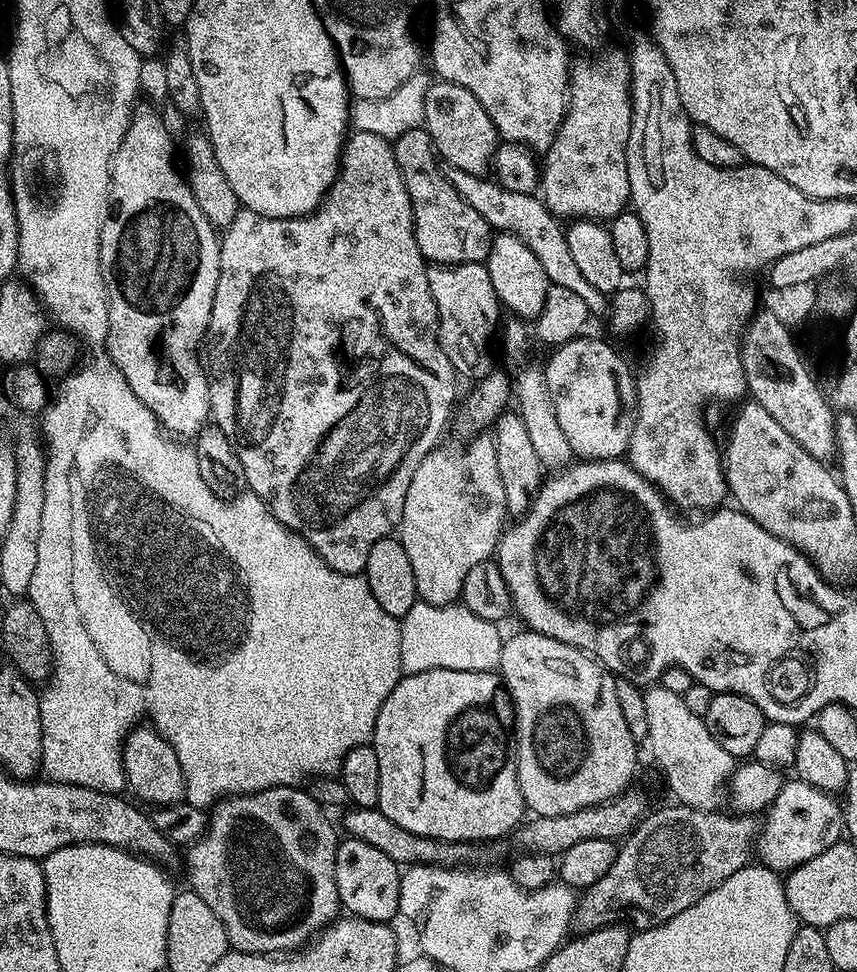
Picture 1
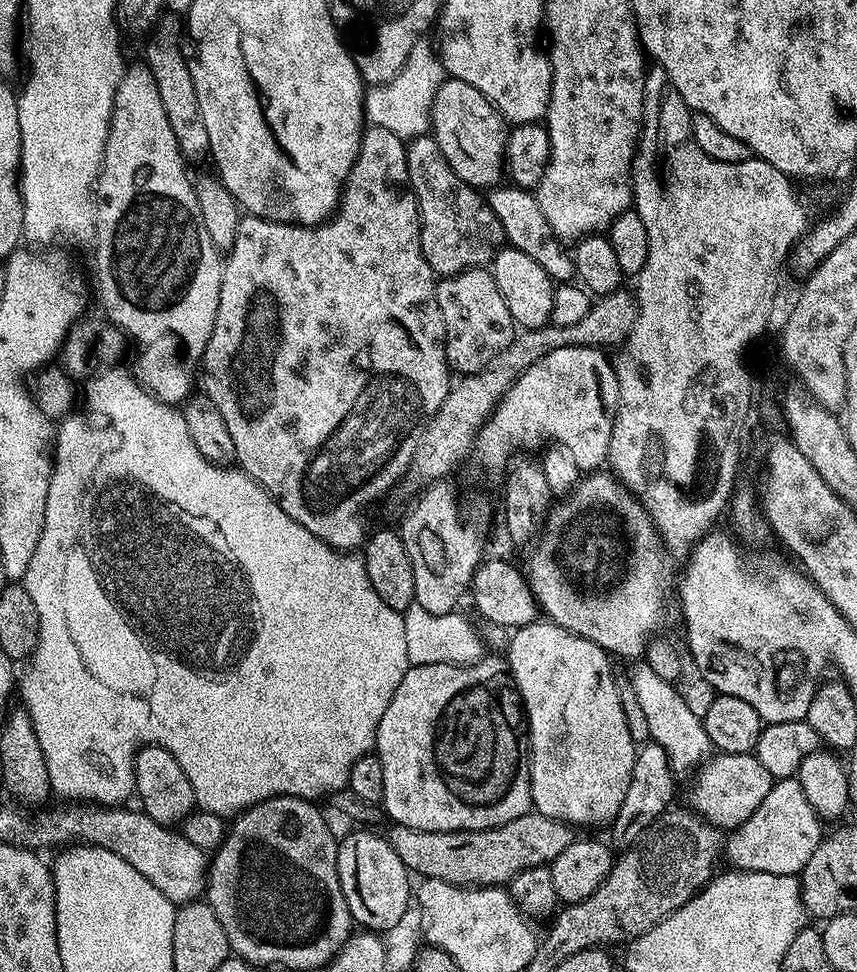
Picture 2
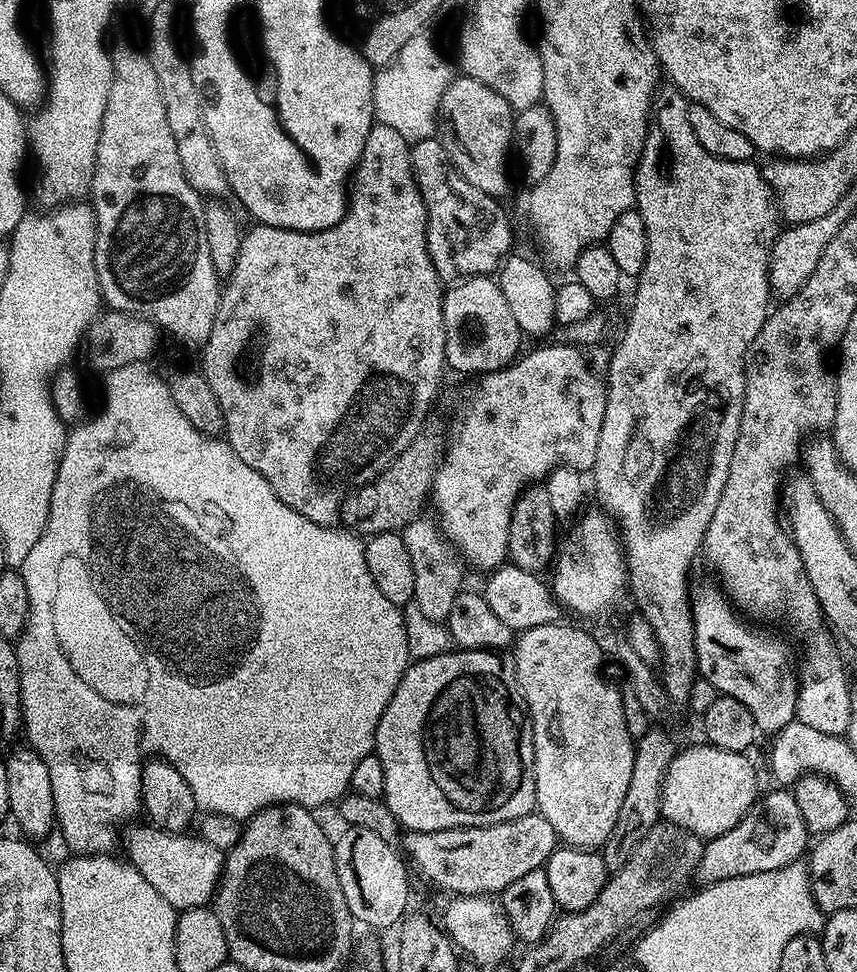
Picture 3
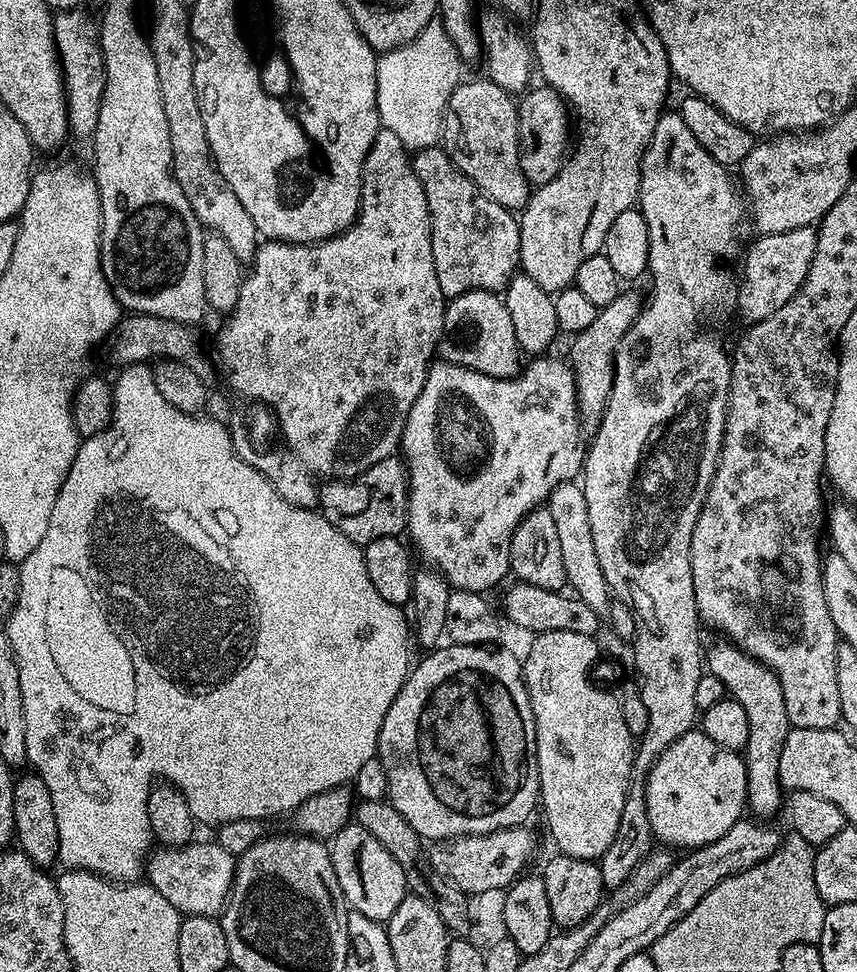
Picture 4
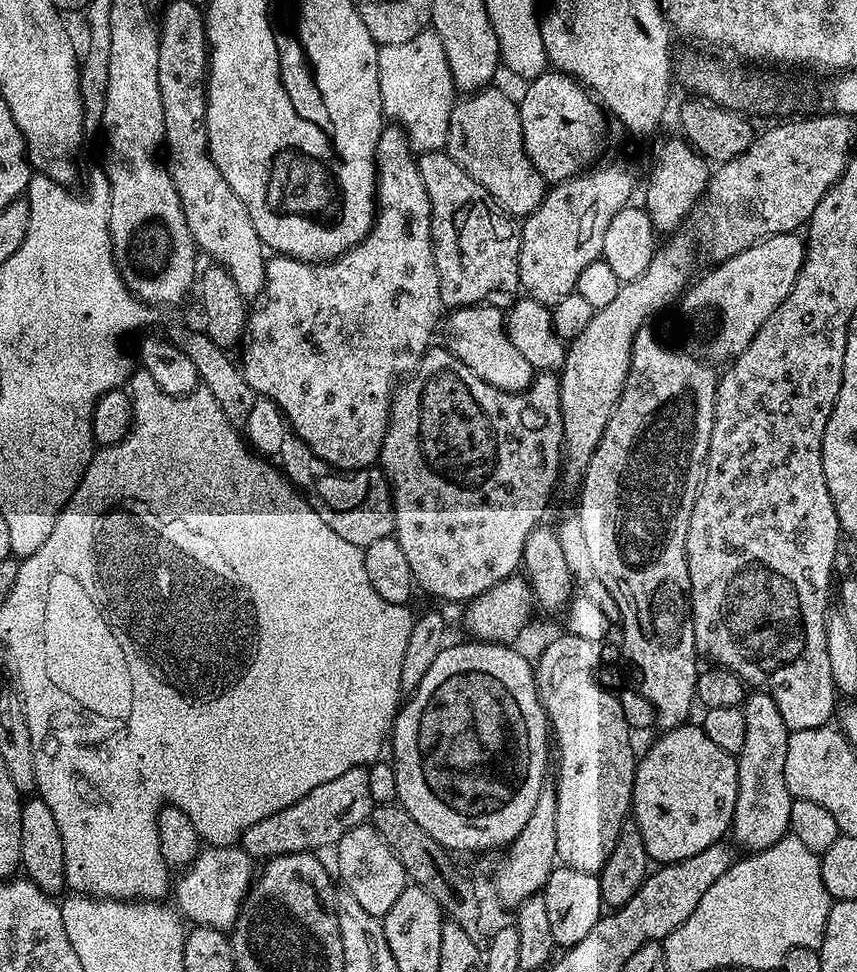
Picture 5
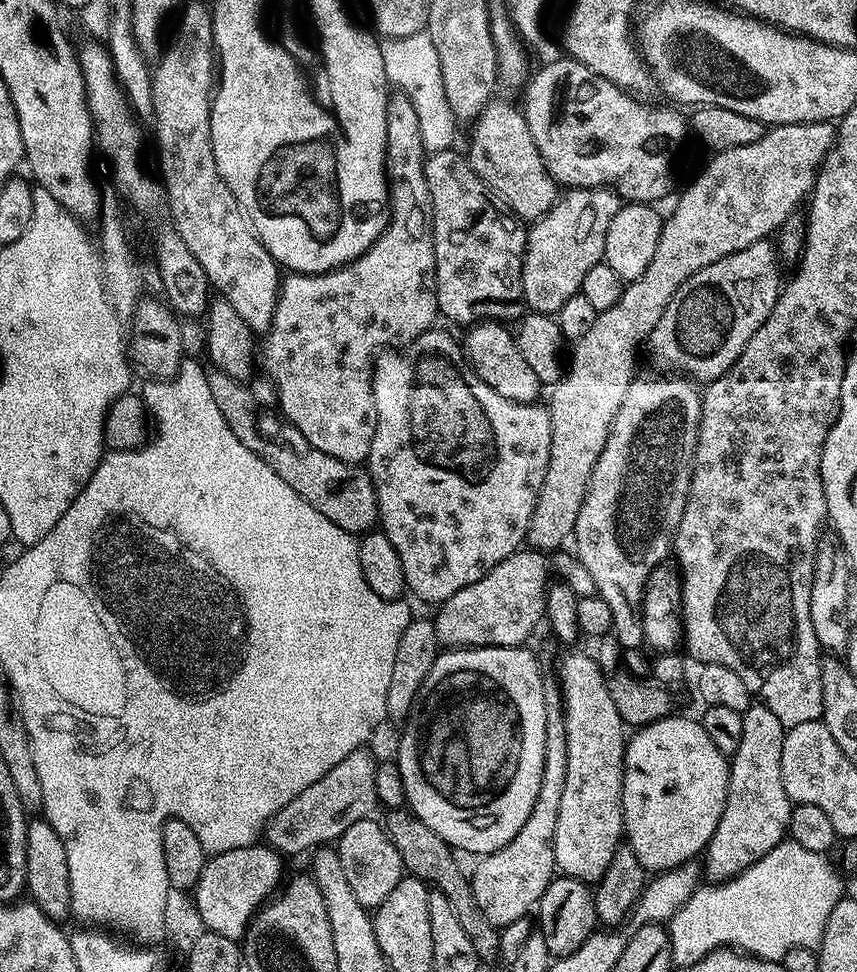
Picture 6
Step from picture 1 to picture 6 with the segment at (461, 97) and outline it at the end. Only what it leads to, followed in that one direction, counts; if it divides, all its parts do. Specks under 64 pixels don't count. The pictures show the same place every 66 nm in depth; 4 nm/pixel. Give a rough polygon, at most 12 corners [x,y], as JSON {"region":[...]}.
{"region":[[500,99],[471,121],[466,159],[517,220],[556,205],[523,111]]}

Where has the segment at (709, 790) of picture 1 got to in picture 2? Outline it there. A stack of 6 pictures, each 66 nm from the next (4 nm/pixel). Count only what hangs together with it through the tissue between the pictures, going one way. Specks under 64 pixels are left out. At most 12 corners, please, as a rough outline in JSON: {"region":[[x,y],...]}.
{"region":[[644,660],[628,682],[673,773],[713,751],[703,719]]}

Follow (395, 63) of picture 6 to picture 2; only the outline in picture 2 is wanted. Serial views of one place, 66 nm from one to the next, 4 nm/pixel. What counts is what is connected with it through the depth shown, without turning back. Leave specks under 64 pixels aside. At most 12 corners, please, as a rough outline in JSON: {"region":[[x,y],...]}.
{"region":[[412,47],[364,94],[365,121],[405,142],[429,135],[446,78],[439,51]]}

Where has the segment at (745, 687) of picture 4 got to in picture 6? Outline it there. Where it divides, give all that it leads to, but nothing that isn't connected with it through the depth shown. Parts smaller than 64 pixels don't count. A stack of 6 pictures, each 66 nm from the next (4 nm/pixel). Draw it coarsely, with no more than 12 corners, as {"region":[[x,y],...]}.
{"region":[[744,712],[726,806],[702,853],[732,880],[788,836],[782,722]]}

